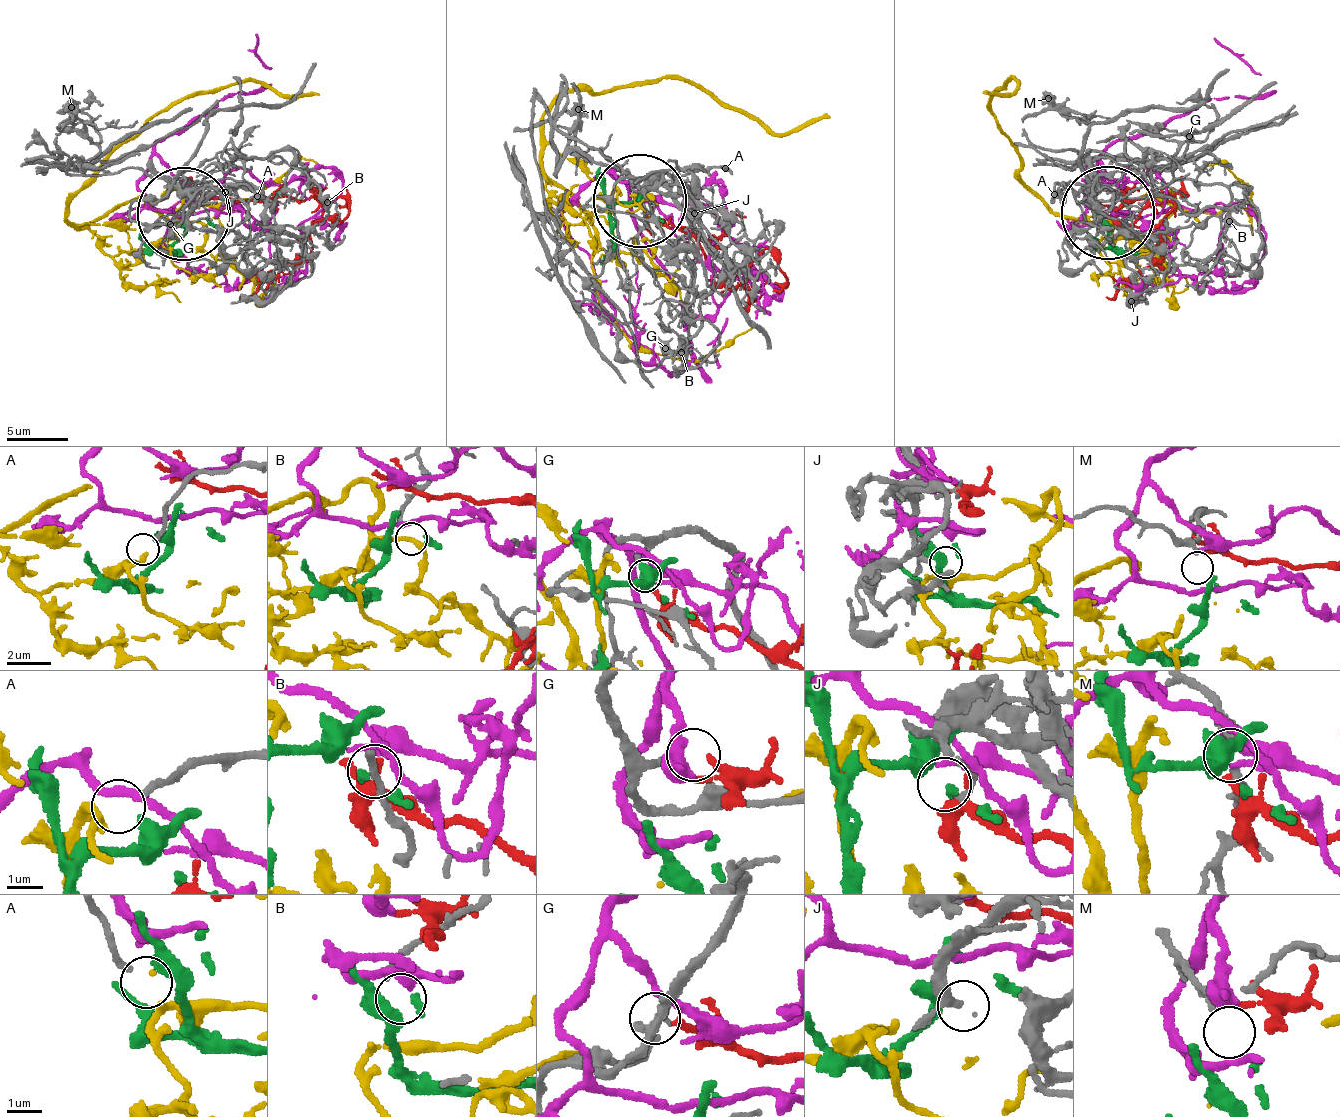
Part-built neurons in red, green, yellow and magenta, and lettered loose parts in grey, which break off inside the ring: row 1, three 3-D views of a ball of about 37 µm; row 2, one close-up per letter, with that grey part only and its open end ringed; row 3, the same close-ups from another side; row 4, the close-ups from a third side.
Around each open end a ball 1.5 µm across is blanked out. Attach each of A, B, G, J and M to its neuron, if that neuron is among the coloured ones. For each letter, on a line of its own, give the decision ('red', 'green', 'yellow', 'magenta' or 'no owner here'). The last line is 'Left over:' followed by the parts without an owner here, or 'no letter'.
A: yellow
B: no owner here
G: red
J: no owner here
M: no owner here
Left over: B, J, M

